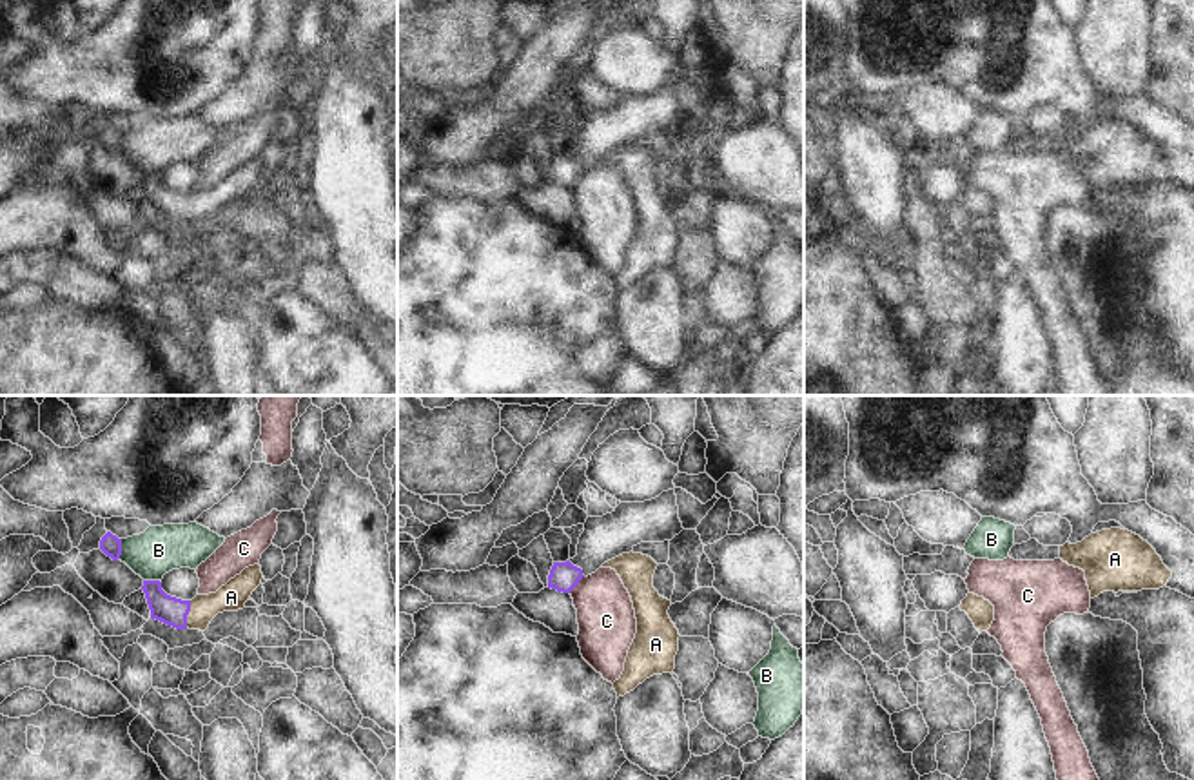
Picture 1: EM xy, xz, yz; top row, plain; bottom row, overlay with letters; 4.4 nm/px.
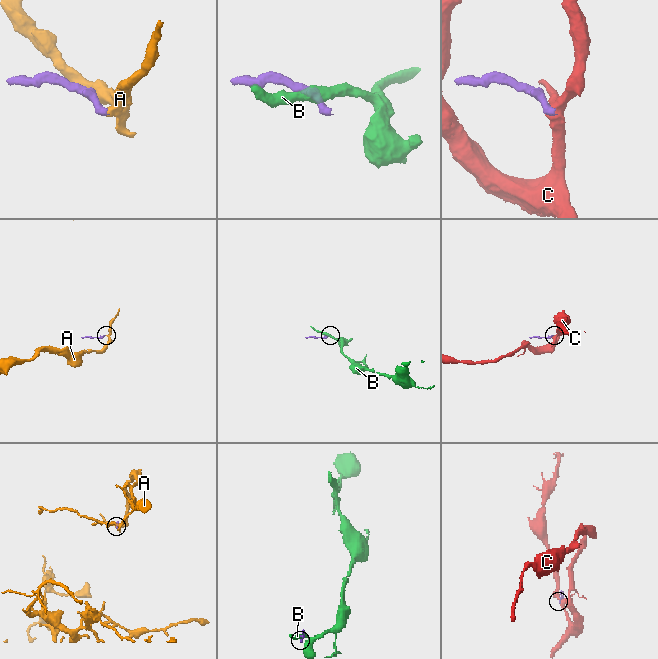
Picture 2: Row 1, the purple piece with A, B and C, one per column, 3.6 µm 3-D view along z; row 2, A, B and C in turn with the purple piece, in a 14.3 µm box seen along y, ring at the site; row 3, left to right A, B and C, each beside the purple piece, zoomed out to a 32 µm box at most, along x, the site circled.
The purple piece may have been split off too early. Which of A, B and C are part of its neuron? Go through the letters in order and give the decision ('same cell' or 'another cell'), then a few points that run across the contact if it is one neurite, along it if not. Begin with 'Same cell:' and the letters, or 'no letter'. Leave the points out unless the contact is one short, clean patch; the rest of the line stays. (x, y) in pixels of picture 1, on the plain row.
Same cell: A
A: same cell; line xy (169, 204), (187, 207), (196, 207), (231, 191)
B: another cell; line xy (122, 133), (122, 147), (117, 153)
C: another cell; line xz (583, 169), (568, 185)

